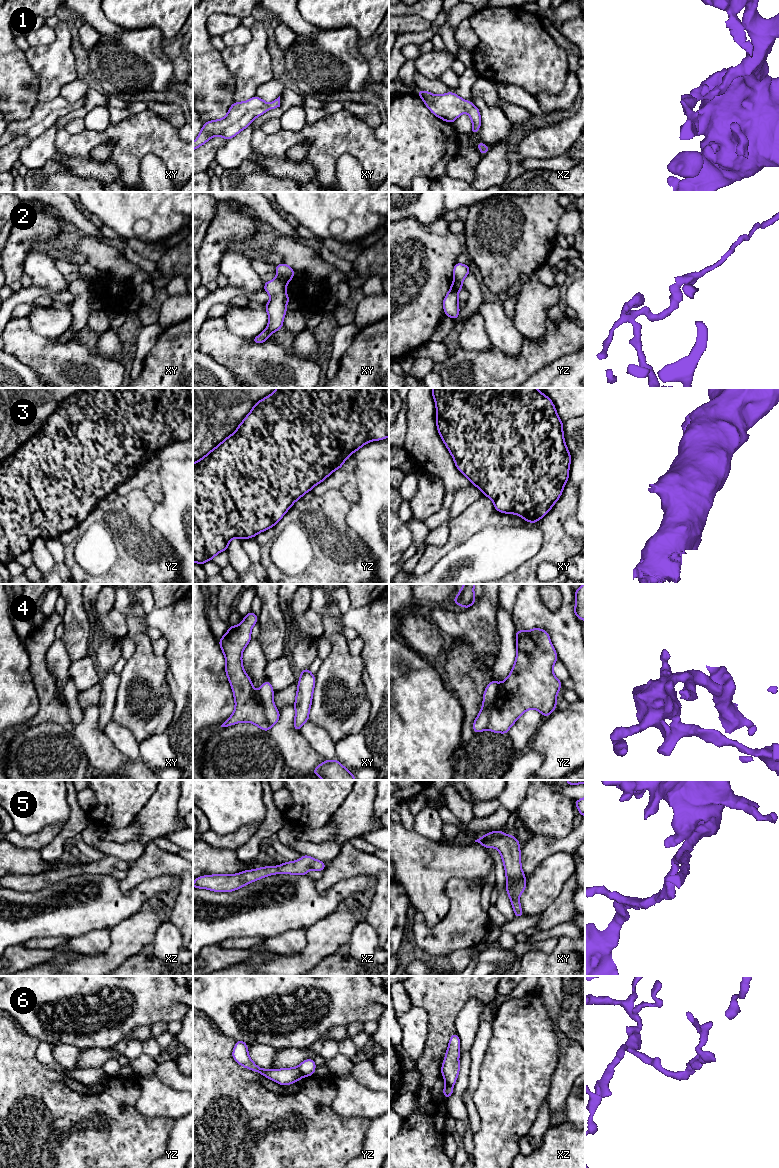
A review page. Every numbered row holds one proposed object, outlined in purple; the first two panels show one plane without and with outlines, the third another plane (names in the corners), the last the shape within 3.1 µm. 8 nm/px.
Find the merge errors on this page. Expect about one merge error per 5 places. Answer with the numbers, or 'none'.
2, 4, 6

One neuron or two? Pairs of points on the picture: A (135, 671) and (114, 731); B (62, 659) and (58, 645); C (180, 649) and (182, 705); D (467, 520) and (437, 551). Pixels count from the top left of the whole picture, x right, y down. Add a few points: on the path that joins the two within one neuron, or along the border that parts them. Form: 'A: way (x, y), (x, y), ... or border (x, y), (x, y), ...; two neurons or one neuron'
A: border (112, 720), (126, 727), (135, 737); two neurons
B: way (59, 656), (58, 648); one neuron
C: way (182, 663), (182, 691); one neuron
D: way (461, 529), (456, 538), (446, 548); one neuron

